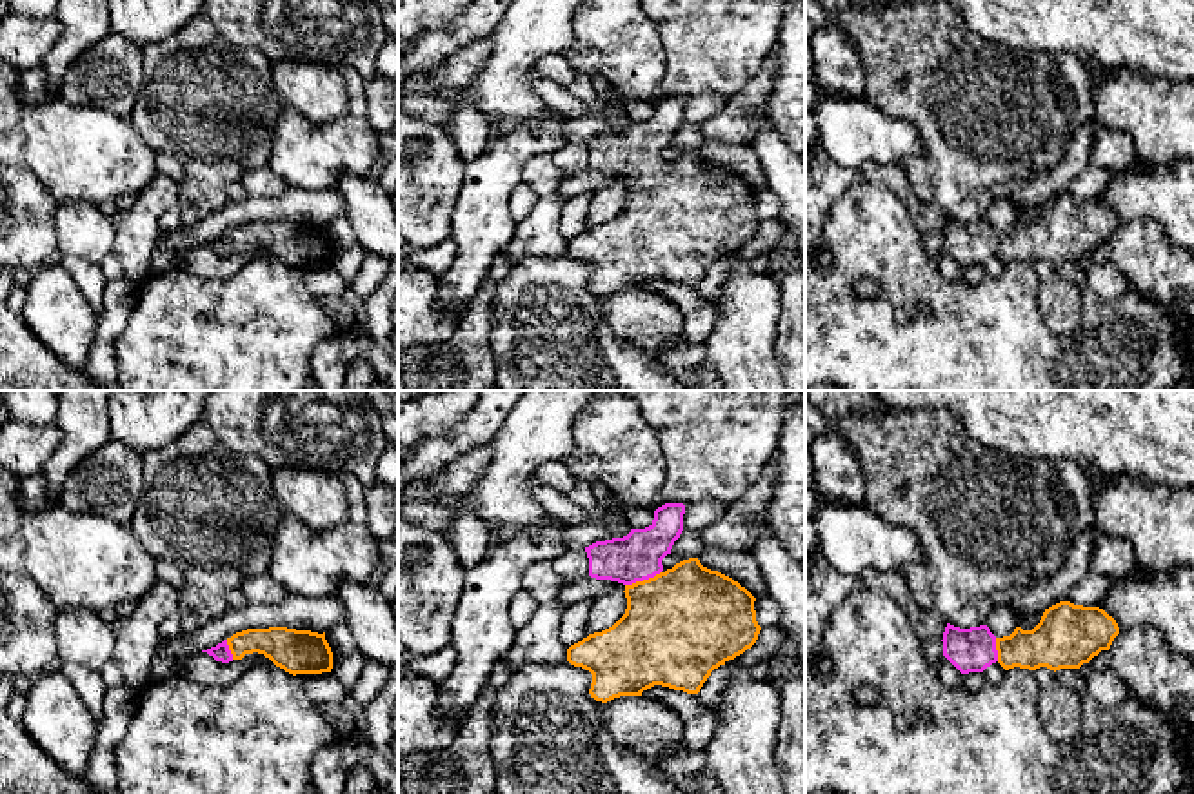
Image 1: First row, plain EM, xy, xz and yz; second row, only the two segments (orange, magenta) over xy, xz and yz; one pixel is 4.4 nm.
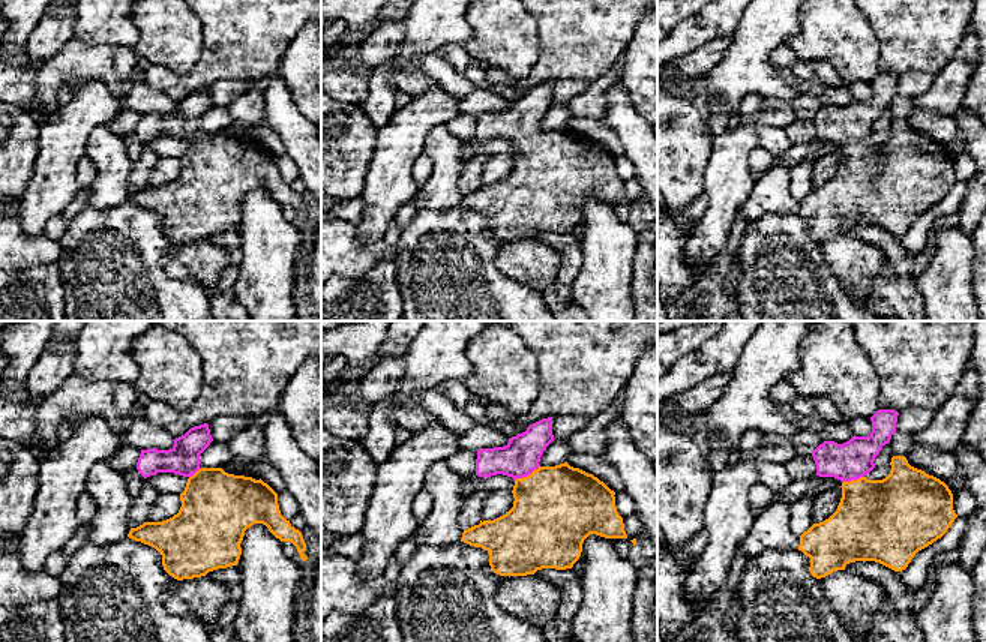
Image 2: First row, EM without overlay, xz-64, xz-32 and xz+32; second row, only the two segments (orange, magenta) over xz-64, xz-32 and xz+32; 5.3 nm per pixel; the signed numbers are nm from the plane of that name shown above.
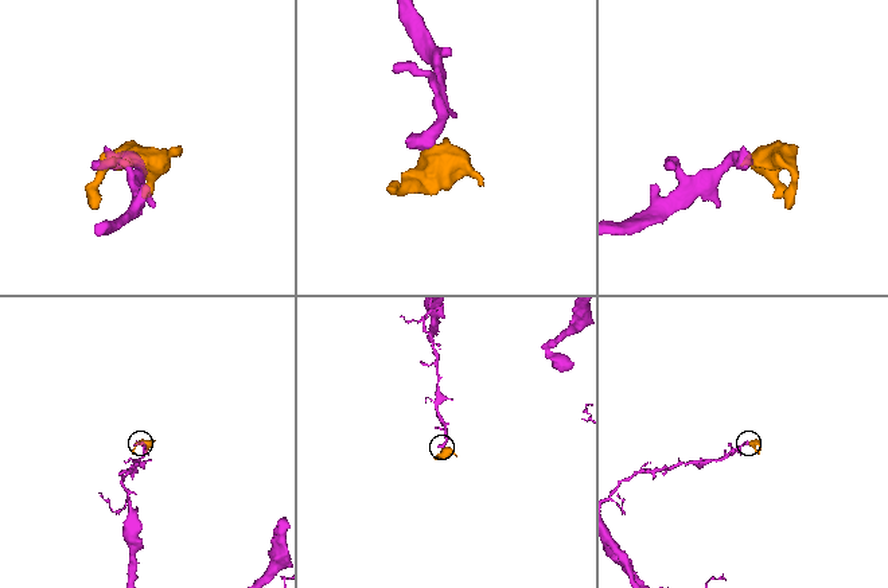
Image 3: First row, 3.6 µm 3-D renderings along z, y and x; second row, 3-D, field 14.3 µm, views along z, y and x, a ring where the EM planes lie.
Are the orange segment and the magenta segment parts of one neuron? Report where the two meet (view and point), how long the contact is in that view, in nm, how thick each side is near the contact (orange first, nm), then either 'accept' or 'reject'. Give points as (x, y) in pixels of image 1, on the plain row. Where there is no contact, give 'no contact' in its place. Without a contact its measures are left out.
contact xz (644, 173); length 170 nm; calibres 480 and 220 nm; accept

